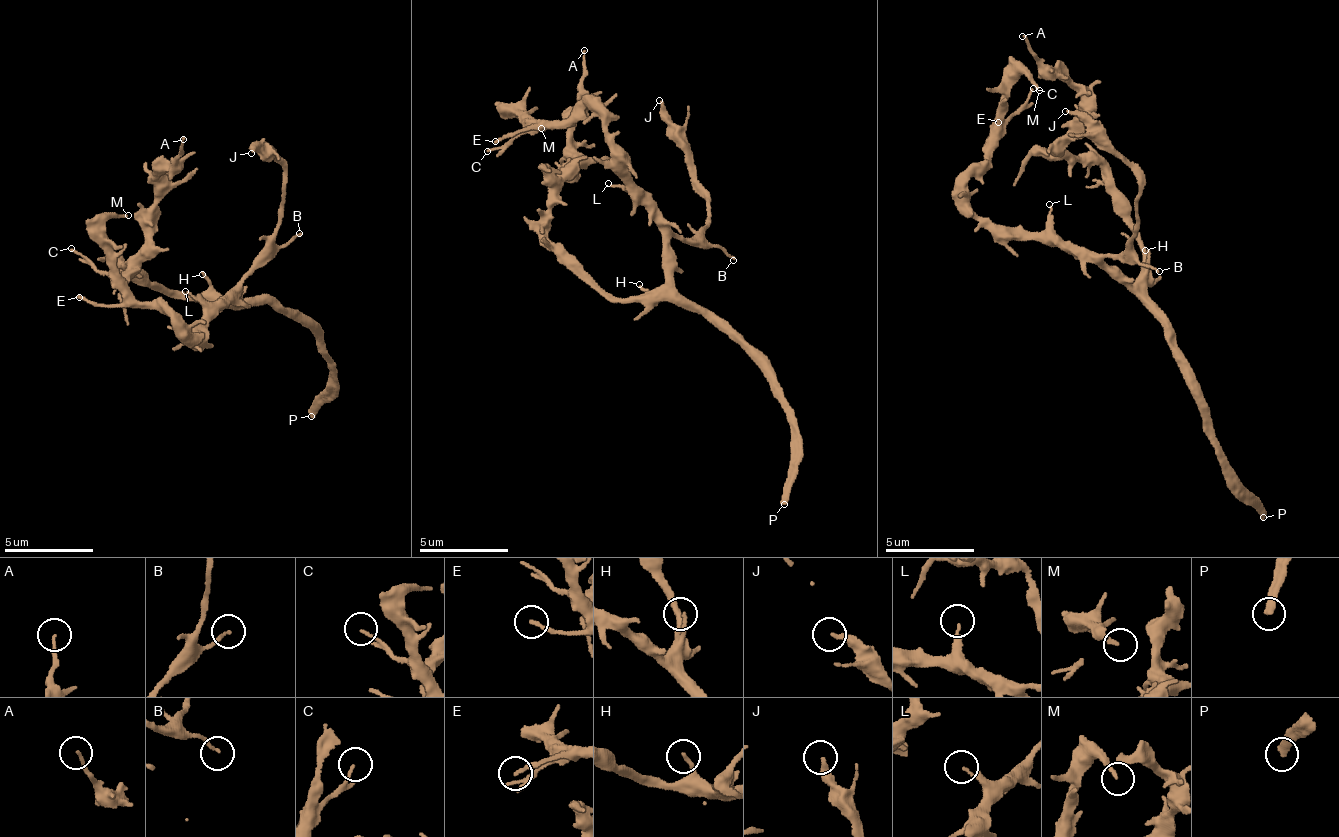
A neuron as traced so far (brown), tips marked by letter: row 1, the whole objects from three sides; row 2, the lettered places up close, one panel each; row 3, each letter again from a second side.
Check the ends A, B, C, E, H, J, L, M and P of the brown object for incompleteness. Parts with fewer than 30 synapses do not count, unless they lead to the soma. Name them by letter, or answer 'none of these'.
P

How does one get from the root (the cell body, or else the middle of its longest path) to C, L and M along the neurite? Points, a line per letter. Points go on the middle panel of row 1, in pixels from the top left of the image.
C: (655, 290), (663, 277), (661, 218), (629, 175), (629, 152), (599, 112), (580, 109), (487, 151)
L: (655, 290), (663, 277), (661, 222), (637, 195), (608, 183)
M: (655, 290), (661, 218), (629, 175), (629, 152), (589, 108), (538, 125), (515, 114), (541, 128)

